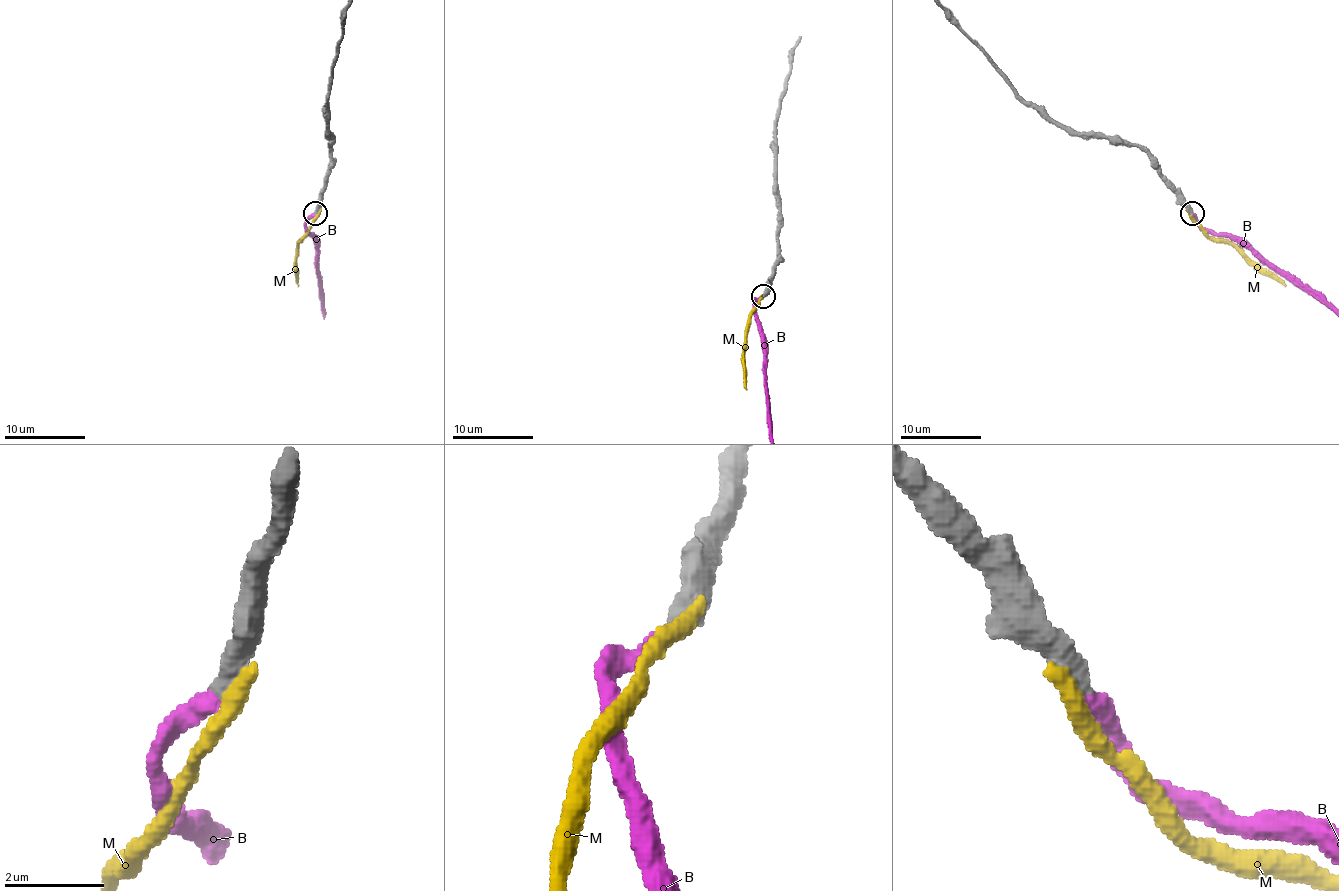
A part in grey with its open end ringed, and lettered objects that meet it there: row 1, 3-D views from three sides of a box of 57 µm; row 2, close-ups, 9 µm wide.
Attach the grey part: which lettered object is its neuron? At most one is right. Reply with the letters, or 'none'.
B

